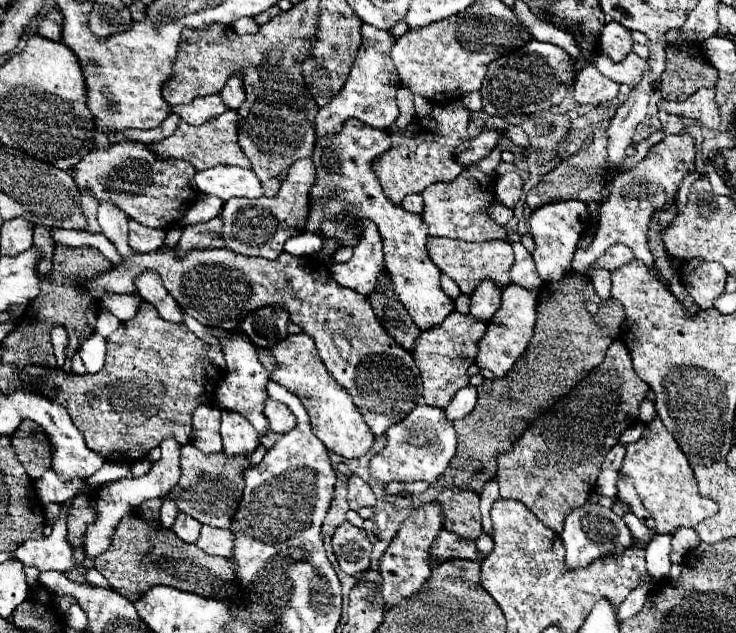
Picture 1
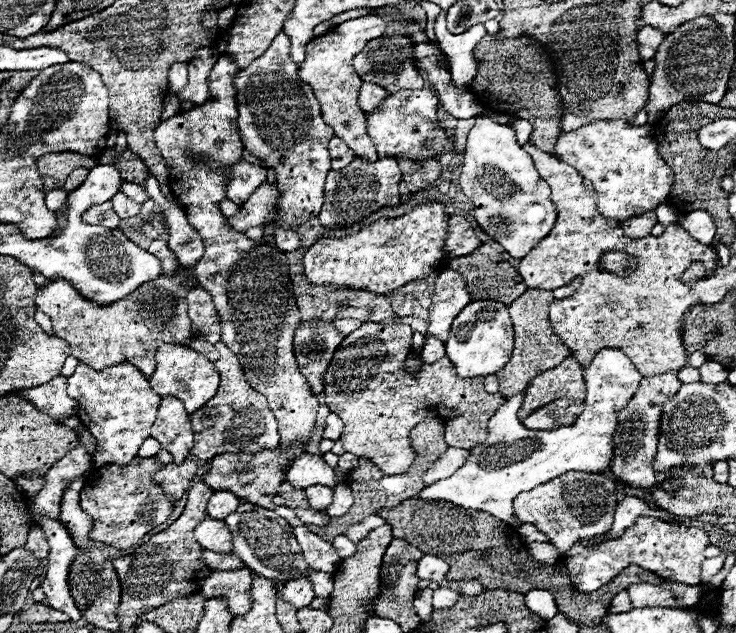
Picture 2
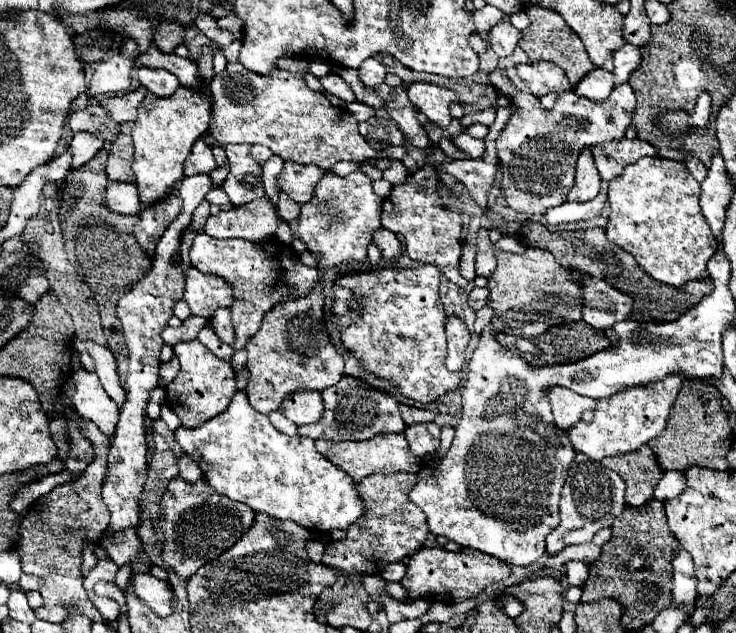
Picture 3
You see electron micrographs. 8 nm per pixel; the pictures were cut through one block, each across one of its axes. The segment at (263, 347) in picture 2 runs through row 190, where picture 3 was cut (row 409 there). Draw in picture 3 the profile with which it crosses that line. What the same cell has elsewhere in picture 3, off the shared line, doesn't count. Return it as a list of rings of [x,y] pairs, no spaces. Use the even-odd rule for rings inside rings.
[[[198,340],[176,344],[174,354],[180,360],[180,372],[174,378],[174,382],[166,386],[168,406],[178,414],[178,418],[182,420],[182,426],[198,428],[228,408],[232,396],[238,390],[236,380],[234,380],[234,372],[232,372],[232,366],[228,362],[216,358]]]

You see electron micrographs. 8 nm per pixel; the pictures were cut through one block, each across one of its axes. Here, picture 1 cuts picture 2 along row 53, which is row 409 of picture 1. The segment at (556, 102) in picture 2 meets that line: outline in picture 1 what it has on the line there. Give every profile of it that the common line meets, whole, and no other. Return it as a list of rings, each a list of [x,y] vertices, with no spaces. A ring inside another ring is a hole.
[[[572,270],[562,280],[546,282],[540,288],[538,320],[530,346],[504,378],[496,378],[494,382],[484,380],[484,384],[478,386],[478,402],[474,410],[464,420],[454,422],[460,440],[456,452],[458,464],[480,460],[484,468],[484,472],[476,476],[464,474],[458,480],[458,488],[470,488],[480,494],[484,482],[496,476],[496,454],[506,452],[534,418],[538,418],[552,402],[568,394],[592,368],[602,364],[606,348],[612,344],[614,334],[620,332],[624,322],[622,306],[614,302],[614,298],[602,302],[594,294],[594,286],[586,274]],[[586,302],[600,304],[600,314],[592,316],[586,310]]]

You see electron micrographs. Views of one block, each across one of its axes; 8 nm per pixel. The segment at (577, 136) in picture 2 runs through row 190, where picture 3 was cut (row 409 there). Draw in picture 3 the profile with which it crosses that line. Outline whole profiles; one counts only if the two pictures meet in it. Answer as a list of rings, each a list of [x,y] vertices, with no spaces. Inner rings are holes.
[[[670,374],[664,380],[656,380],[646,386],[632,386],[612,394],[610,398],[598,400],[598,408],[594,410],[594,420],[590,424],[580,422],[568,430],[570,442],[576,446],[578,452],[588,454],[592,460],[602,460],[606,456],[638,450],[648,440],[656,438],[662,432],[662,428],[666,428],[668,412],[680,392],[684,378],[686,376],[682,374]]]

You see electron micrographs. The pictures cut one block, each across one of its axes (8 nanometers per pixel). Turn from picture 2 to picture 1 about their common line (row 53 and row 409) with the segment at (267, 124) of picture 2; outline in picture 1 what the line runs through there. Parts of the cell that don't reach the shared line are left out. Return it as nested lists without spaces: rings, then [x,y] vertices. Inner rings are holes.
[[[272,398],[266,400],[266,418],[270,418],[270,430],[278,434],[286,434],[288,430],[294,428],[294,422],[296,422],[292,410],[286,404]]]

